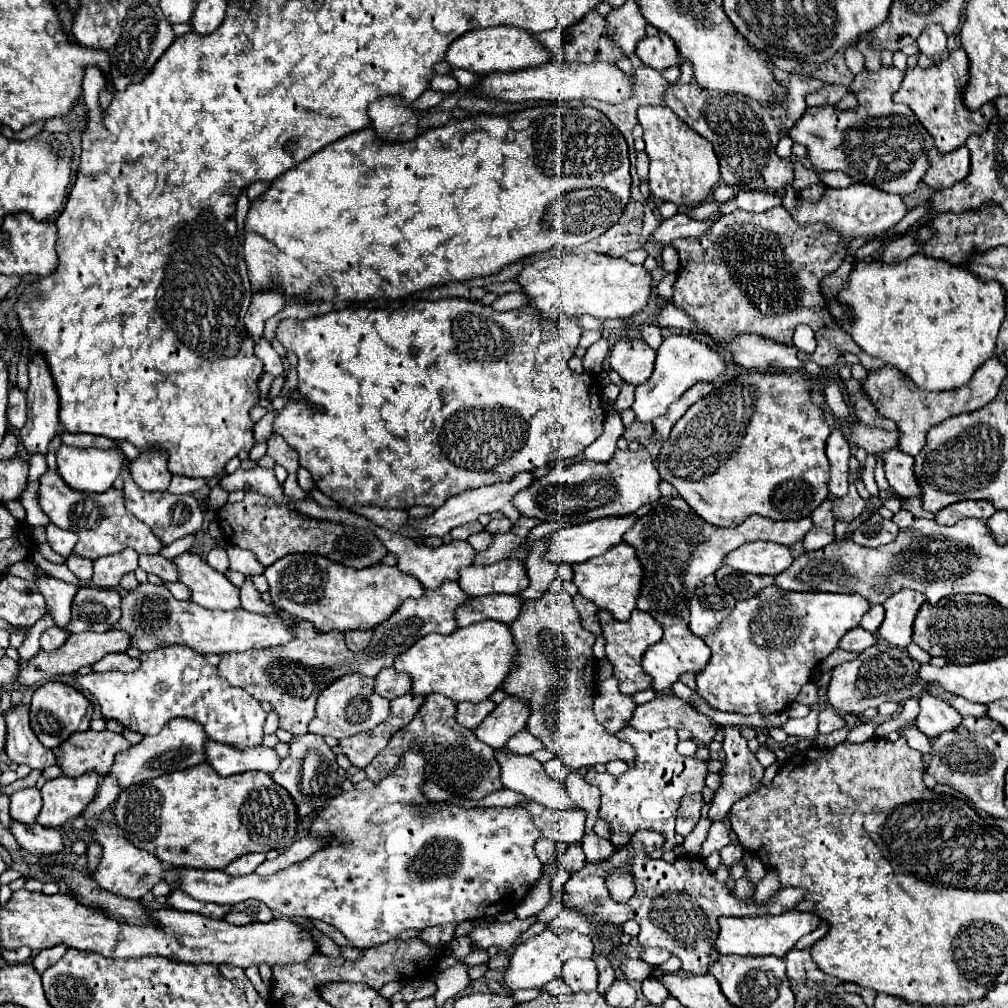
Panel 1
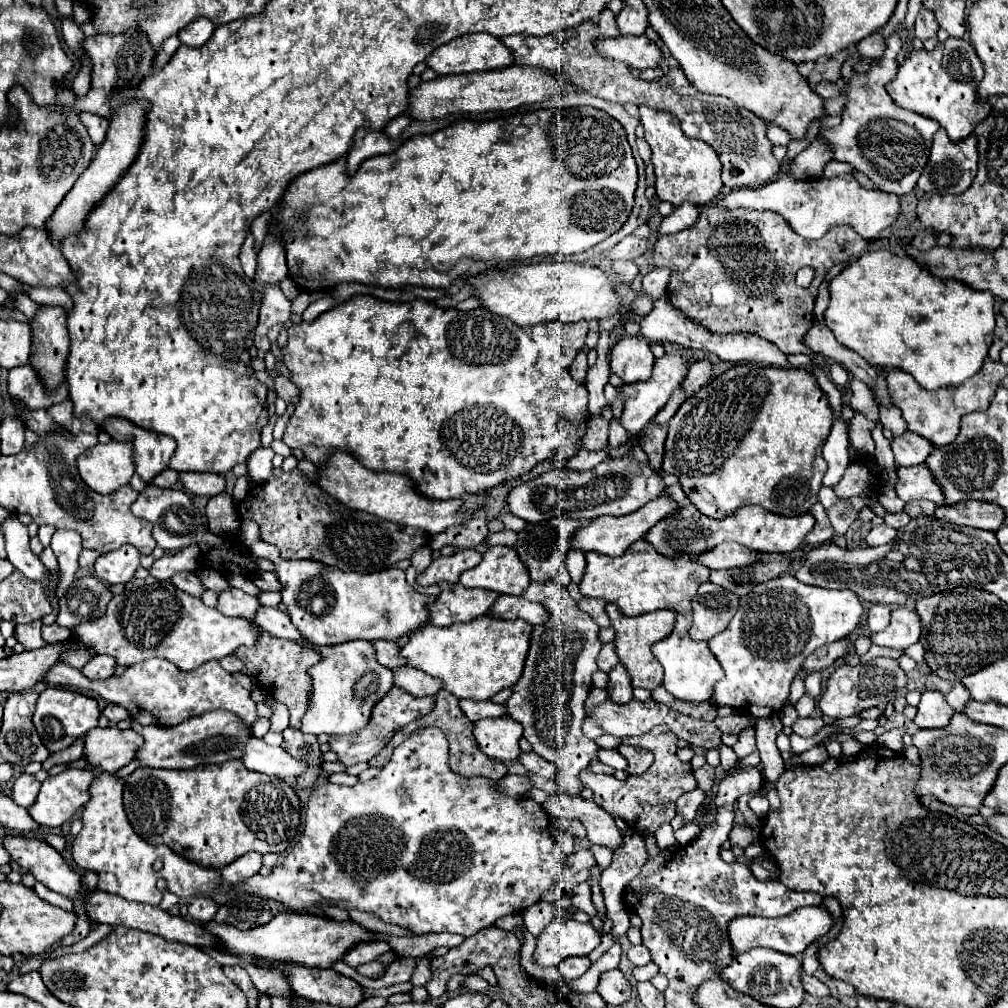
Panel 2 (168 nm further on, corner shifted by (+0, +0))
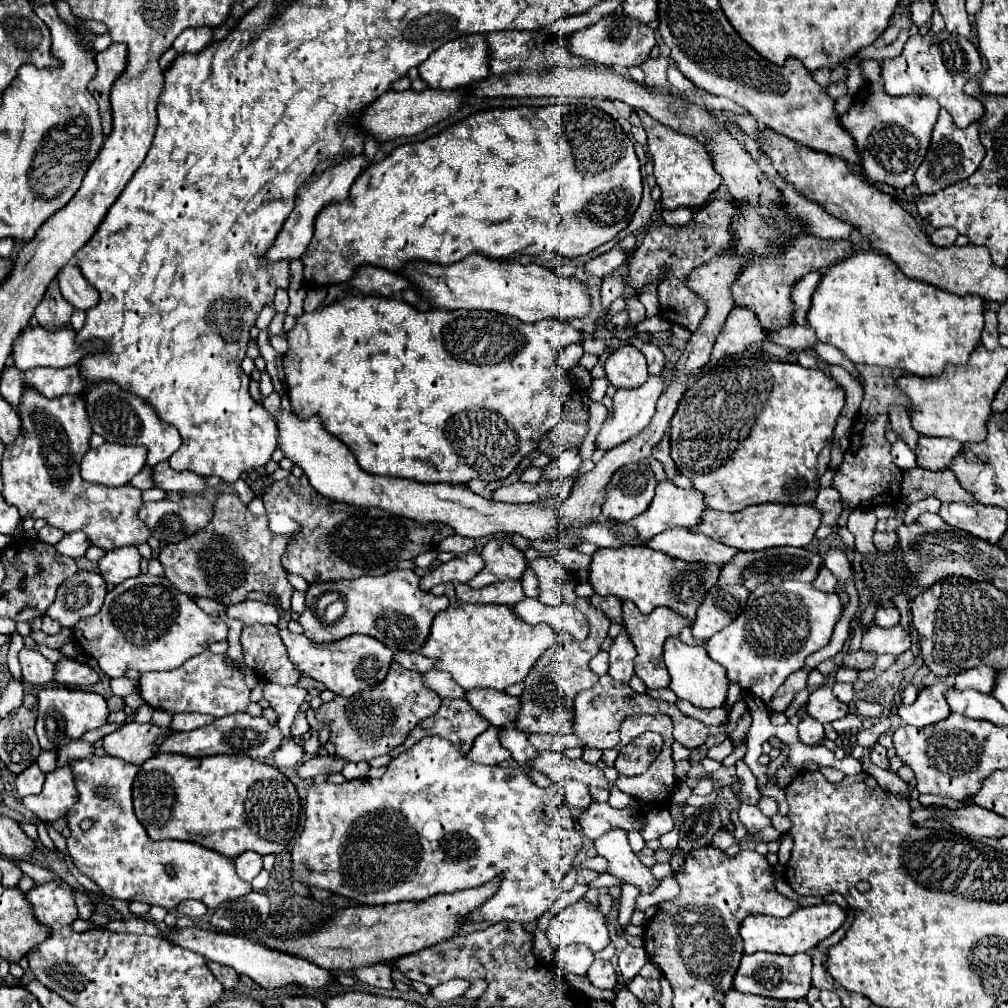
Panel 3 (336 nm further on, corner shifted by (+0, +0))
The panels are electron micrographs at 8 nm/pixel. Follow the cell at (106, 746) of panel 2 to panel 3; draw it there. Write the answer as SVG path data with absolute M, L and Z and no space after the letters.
M129 722L129 724L121 726L117 732L107 734L103 738L103 746L109 756L121 758L131 764L143 764L145 760L149 760L151 756L157 754L157 750L153 748L155 740L159 736L165 738L169 734L173 734L173 730L169 730L169 728L161 728L155 724Z

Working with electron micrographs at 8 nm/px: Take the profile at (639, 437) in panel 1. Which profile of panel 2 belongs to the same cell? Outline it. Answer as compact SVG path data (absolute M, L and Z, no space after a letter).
M659 424L647 426L639 438L639 446L645 450L649 458L649 466L657 472L661 472L661 460L663 460L663 444L667 438L667 428Z

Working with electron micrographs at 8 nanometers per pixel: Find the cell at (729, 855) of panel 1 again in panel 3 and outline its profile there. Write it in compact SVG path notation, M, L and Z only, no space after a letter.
M741 804L739 820L745 824L749 834L755 834L757 830L763 830L763 828L771 826L771 818L763 816L763 812L757 806L751 806L751 804Z

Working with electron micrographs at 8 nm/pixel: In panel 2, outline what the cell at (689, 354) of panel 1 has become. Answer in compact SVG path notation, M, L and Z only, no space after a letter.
M669 352L663 358L655 360L653 376L649 380L635 382L631 386L623 384L621 390L625 394L625 408L623 408L623 414L621 414L621 424L625 426L625 430L629 434L637 436L655 418L655 414L667 404L667 400L671 398L673 390L683 384L683 380L687 378L687 372L689 372L689 362L679 352Z

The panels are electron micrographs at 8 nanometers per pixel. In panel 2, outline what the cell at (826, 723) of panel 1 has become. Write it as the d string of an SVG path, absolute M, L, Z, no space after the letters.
M809 716L809 718L799 718L791 728L795 734L807 738L807 736L815 736L823 726L825 726L825 722L821 716Z

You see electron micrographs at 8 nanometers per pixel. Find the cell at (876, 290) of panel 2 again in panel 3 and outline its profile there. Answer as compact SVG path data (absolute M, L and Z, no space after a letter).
M861 252L861 254L851 254L849 258L833 264L831 268L827 268L813 292L811 298L811 308L807 312L807 324L815 330L815 336L819 342L827 342L837 346L853 364L871 364L871 366L885 366L885 368L901 368L907 370L909 374L915 376L937 376L943 372L945 364L967 364L969 354L975 350L975 346L979 344L981 338L981 330L983 330L983 300L977 296L957 296L957 294L949 294L933 284L927 282L919 282L919 280L911 280L907 278L901 270L897 270L897 266L891 262L891 258L887 258L885 254L877 254L877 252Z

